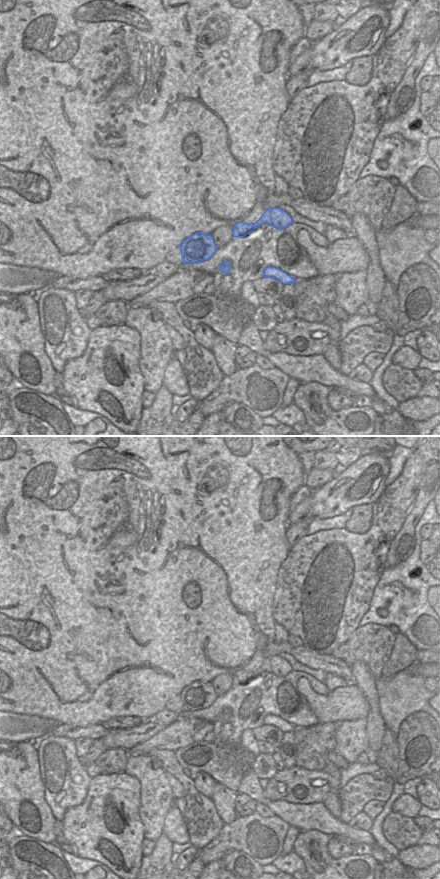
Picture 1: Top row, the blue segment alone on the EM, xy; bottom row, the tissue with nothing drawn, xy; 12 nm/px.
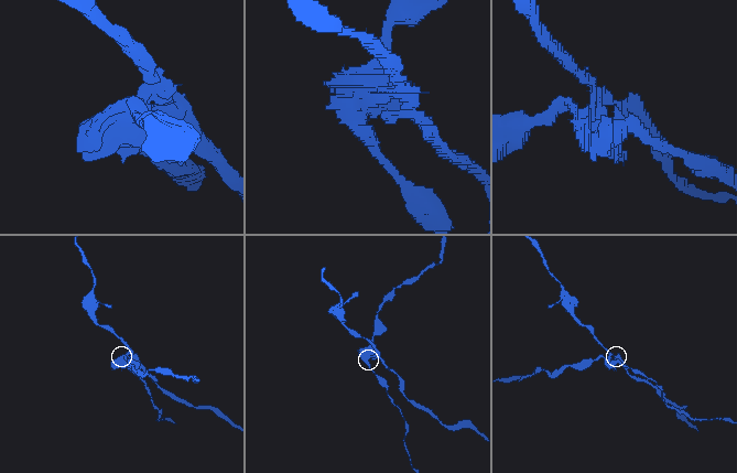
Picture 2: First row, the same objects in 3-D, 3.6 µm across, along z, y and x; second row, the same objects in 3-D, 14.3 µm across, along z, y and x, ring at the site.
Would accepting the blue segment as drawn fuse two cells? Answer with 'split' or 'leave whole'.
split

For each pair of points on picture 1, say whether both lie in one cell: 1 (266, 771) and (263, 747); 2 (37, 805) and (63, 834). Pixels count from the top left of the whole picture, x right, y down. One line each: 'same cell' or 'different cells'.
1: same cell
2: different cells

